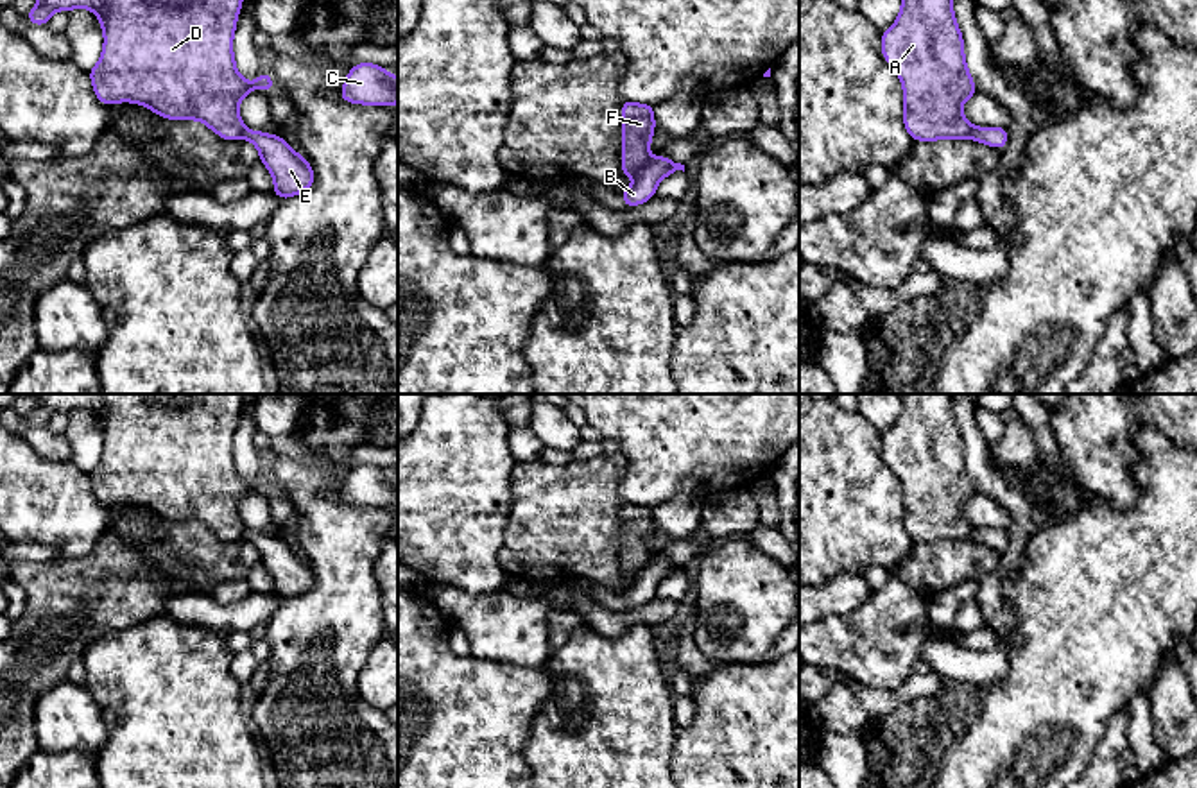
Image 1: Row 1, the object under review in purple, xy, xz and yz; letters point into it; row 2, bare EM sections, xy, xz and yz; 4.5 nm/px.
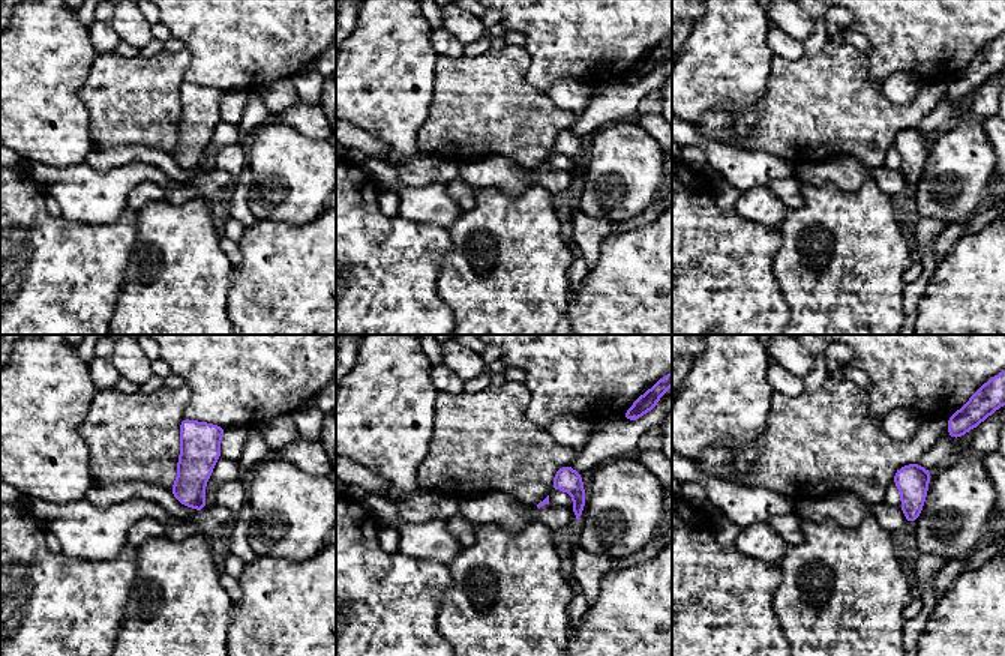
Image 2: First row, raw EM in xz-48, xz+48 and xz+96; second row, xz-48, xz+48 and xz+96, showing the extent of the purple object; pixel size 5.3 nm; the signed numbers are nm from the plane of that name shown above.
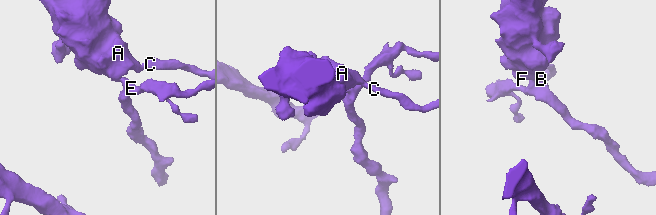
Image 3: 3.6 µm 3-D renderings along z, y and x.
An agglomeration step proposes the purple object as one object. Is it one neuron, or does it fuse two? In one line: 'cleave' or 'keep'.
cleave

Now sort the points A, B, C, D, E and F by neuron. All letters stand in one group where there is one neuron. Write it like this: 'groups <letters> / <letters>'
groups A C D F / B E

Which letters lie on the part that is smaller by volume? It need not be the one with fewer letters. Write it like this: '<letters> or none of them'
B, E

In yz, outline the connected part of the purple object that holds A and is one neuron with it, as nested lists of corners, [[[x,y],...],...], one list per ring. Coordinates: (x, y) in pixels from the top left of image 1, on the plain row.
[[[903,394],[894,426],[882,433],[882,457],[903,484],[903,527],[912,543],[968,541],[975,528],[960,507],[978,491],[964,460],[964,441],[953,417],[955,394]]]

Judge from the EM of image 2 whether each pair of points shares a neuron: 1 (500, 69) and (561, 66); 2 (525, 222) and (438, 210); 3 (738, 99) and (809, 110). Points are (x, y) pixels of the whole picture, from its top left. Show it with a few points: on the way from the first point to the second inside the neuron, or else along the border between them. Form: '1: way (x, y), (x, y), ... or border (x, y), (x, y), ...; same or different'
1: border (524, 47), (530, 57), (527, 81), (545, 93); different
2: border (462, 210), (447, 228); different
3: border (770, 69), (756, 123), (744, 135); different

